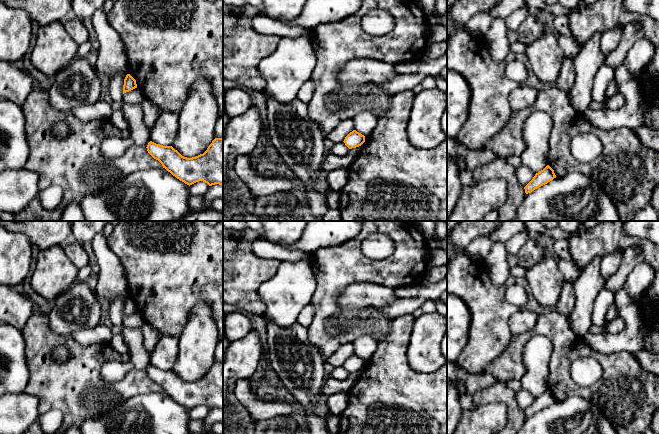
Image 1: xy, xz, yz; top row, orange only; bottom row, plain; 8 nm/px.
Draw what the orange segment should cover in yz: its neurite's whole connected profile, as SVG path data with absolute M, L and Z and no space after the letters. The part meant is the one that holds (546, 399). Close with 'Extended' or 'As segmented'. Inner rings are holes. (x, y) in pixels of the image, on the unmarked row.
M547 389L543 394L536 397L533 403L524 411L525 417L531 417L535 413L547 408L556 402L554 394Z. As segmented

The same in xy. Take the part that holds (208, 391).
M223 361L215 362L203 378L192 382L182 380L172 370L152 365L146 372L163 392L189 410L199 405L223 410Z. As segmented

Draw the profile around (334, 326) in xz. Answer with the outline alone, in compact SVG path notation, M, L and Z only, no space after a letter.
M336 317L326 321L324 328L326 332L333 337L350 330L348 319L338 319Z

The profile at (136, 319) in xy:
M137 311L123 318L123 324L127 327L142 328L145 324L143 316Z

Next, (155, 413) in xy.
M162 391L134 396L105 415L85 420L81 424L80 430L82 434L190 434L188 428L190 420L189 409Z

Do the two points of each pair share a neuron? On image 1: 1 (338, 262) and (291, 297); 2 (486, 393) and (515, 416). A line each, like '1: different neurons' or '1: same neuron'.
1: different neurons
2: same neuron

